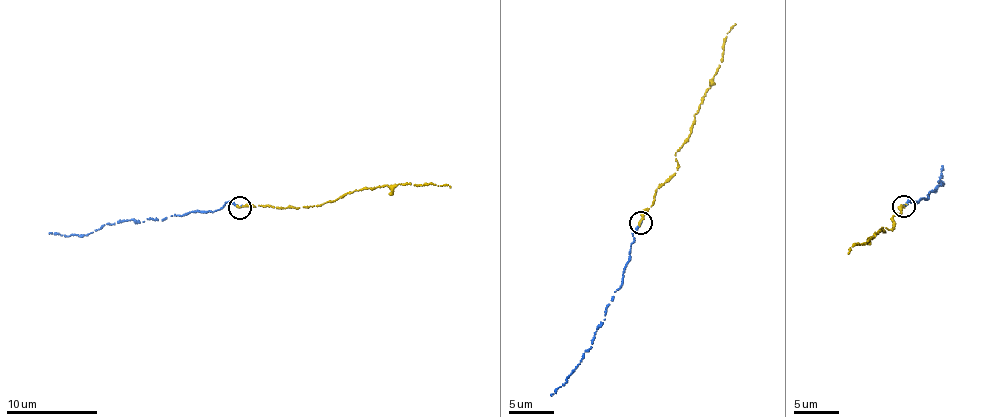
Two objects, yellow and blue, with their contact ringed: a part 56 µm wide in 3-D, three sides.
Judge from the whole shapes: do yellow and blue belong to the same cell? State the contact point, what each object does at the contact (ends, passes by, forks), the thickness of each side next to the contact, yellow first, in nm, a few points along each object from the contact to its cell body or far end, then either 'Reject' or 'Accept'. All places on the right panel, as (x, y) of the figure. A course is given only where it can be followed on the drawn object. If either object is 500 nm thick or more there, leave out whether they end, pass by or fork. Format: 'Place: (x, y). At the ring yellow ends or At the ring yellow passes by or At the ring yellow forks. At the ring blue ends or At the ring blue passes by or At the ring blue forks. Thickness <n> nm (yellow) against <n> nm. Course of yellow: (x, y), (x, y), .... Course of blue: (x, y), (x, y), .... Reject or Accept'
Place: (904, 206). At the ring yellow ends. At the ring blue ends. Thickness 240 nm (yellow) against 180 nm. Course of yellow: (904, 206), (894, 214), (894, 229), (879, 228), (865, 245), (849, 248), (848, 253). Course of blue: (904, 206), (910, 199), (910, 202), (928, 199), (929, 191), (943, 185), (940, 180), (938, 182), (943, 165). Accept

